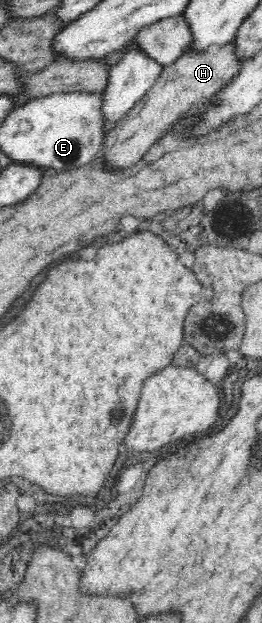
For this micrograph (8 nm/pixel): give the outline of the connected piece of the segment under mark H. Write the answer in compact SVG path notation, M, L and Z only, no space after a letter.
M233 40L222 46L213 46L206 51L190 51L178 58L173 64L163 66L158 79L154 85L138 100L138 103L130 111L124 115L121 121L118 121L114 129L108 131L101 143L102 149L98 151L98 158L105 163L106 170L118 171L118 169L126 169L130 165L134 165L150 147L154 141L163 137L166 132L178 119L187 115L190 107L202 103L208 103L213 95L239 70L244 61L239 61L234 54Z

